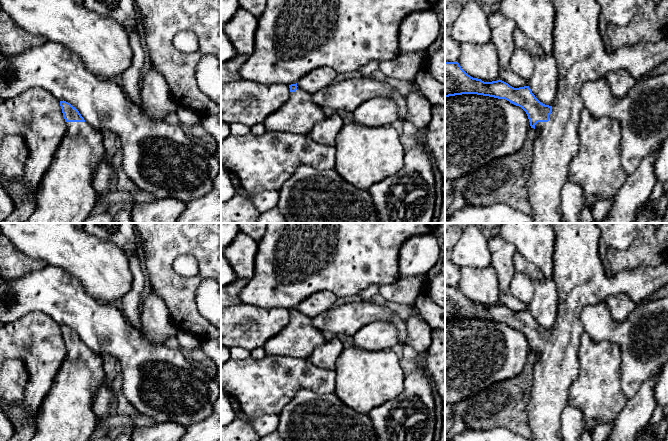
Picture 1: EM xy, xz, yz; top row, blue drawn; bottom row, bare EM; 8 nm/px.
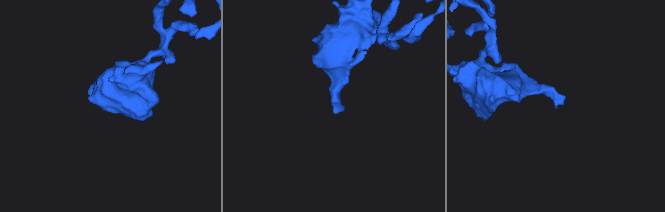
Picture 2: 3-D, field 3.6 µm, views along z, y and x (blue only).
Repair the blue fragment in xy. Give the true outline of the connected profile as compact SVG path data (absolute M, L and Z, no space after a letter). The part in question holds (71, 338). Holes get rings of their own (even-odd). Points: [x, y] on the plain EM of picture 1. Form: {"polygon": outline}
{"polygon": "M63 324L60 330L66 356L39 408L37 431L30 441L88 441L98 424L92 403L106 374L102 357L86 346L70 327Z"}

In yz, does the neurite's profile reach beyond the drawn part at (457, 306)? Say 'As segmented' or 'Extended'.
Extended

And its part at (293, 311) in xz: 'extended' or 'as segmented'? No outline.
extended

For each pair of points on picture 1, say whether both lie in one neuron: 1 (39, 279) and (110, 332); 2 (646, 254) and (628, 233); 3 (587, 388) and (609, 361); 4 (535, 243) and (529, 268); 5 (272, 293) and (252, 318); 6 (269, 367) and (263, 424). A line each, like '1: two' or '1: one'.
1: one
2: two
3: one
4: two
5: two
6: two

